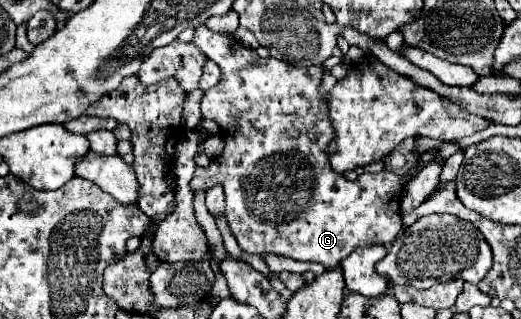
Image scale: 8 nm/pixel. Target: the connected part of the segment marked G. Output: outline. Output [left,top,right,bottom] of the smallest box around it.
[190,26,406,268]

